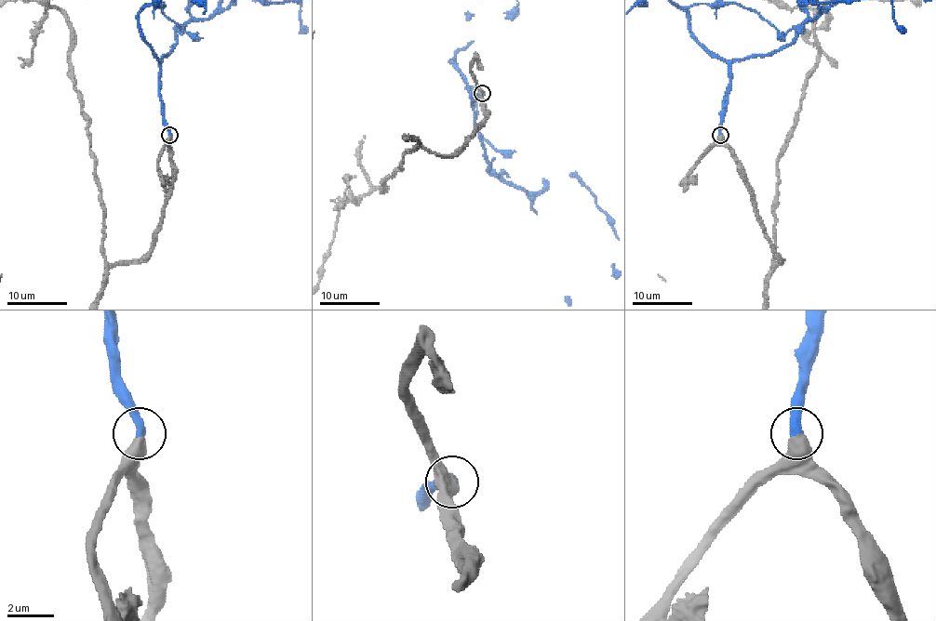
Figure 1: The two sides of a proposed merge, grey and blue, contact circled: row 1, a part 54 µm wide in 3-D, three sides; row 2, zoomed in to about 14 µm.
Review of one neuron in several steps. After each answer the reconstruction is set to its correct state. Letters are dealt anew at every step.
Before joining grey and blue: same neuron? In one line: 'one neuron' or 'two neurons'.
one neuron

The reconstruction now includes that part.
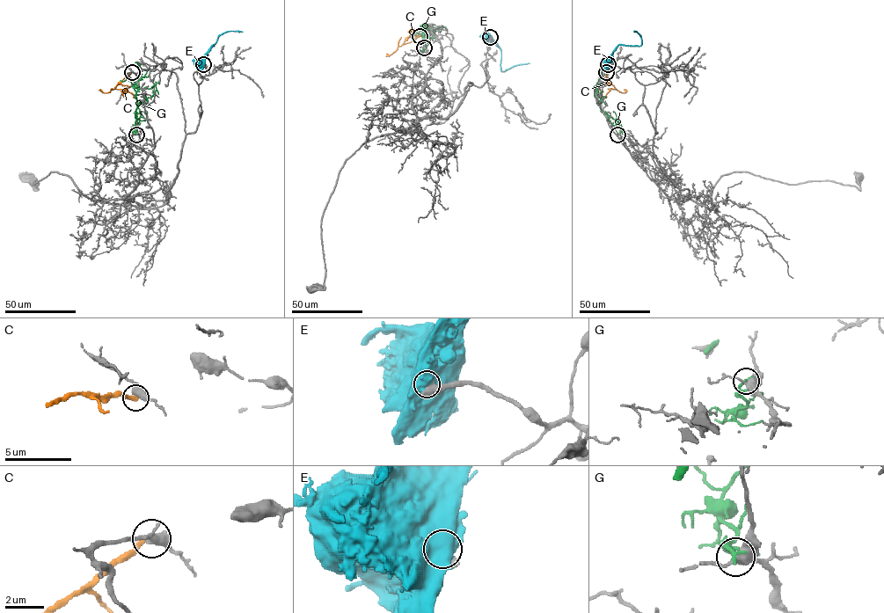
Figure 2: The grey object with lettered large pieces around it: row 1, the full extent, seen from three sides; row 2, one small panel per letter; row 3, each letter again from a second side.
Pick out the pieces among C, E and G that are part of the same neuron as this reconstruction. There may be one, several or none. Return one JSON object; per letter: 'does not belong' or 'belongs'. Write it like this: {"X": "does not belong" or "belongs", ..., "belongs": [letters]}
{"C": "does not belong", "E": "does not belong", "G": "does not belong", "belongs": []}

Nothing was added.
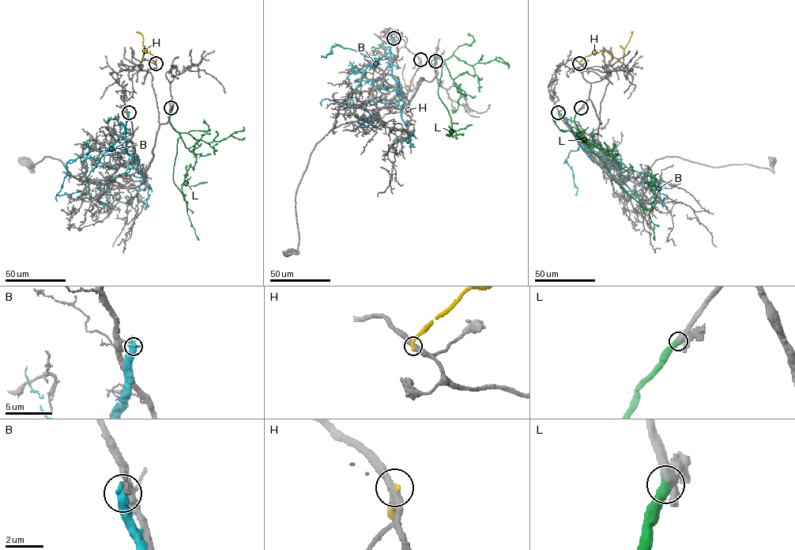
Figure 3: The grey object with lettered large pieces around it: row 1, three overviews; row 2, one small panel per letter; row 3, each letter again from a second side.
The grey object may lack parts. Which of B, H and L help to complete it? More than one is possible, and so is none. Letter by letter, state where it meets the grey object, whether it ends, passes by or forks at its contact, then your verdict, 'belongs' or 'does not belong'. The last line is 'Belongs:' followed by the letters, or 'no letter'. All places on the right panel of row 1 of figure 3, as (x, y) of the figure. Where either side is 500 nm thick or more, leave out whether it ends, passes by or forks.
B: meets grey at (558, 112); does not belong
H: meets grey at (579, 63); it ends there; does not belong
L: meets grey at (581, 108); it ends there; belongs
Belongs: L

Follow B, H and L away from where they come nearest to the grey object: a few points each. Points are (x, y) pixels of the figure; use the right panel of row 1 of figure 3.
B: (558, 112), (585, 149), (654, 179), (665, 209)
H: (579, 62), (585, 56), (601, 51), (607, 51), (623, 63), (623, 50), (632, 32)
L: (581, 108), (574, 122), (589, 147), (614, 180), (649, 210), (655, 197), (654, 185), (644, 183)

